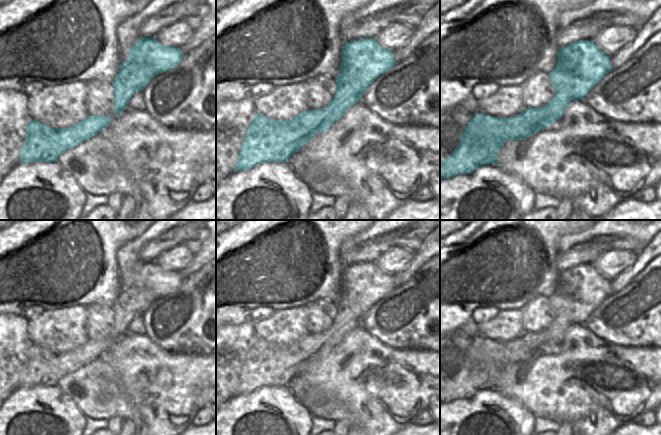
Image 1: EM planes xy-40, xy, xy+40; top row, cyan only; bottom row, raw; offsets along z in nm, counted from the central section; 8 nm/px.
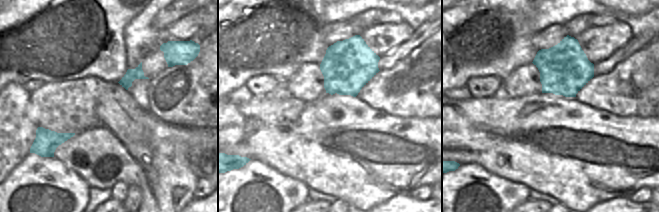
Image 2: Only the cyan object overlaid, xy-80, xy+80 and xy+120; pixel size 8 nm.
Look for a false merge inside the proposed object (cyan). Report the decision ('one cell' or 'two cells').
two cells

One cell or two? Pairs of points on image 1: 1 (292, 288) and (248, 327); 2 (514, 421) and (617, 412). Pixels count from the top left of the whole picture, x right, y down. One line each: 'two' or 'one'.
1: two
2: two

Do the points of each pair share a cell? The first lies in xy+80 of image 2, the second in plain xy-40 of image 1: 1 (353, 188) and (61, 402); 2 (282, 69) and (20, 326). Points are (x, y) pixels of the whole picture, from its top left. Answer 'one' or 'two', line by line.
1: two
2: two

